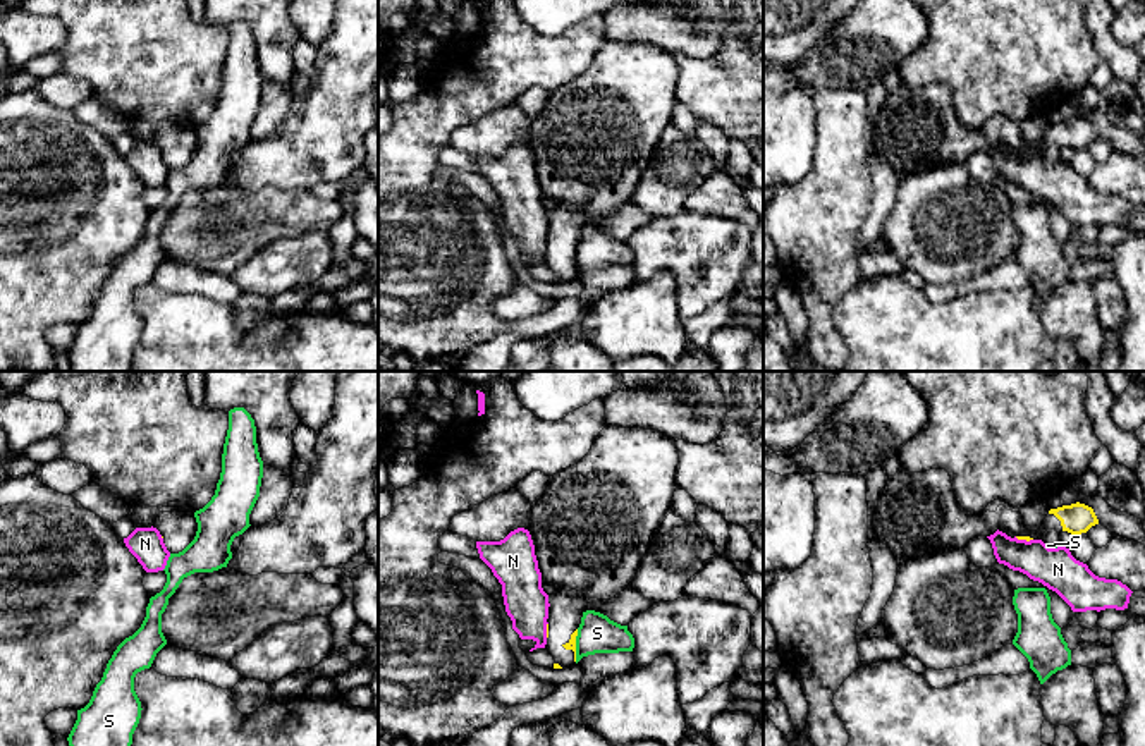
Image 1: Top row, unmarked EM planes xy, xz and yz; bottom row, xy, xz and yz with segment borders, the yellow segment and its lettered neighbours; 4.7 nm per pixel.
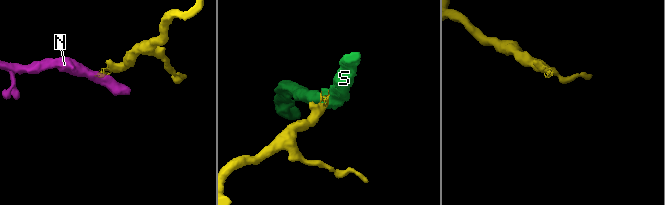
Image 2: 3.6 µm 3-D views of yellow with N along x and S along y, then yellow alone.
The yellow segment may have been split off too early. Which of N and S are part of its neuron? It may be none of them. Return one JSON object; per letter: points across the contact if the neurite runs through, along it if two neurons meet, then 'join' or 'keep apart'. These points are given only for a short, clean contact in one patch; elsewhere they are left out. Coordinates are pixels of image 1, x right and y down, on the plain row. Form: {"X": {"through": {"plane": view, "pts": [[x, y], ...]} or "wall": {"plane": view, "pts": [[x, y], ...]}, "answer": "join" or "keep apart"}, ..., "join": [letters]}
{"N": {"wall": {"plane": "yz", "pts": [[1015, 152], [1032, 155]]}, "answer": "keep apart"}, "S": {"wall": {"plane": "xz", "pts": [[578, 244], [575, 275]]}, "answer": "keep apart"}, "join": []}

